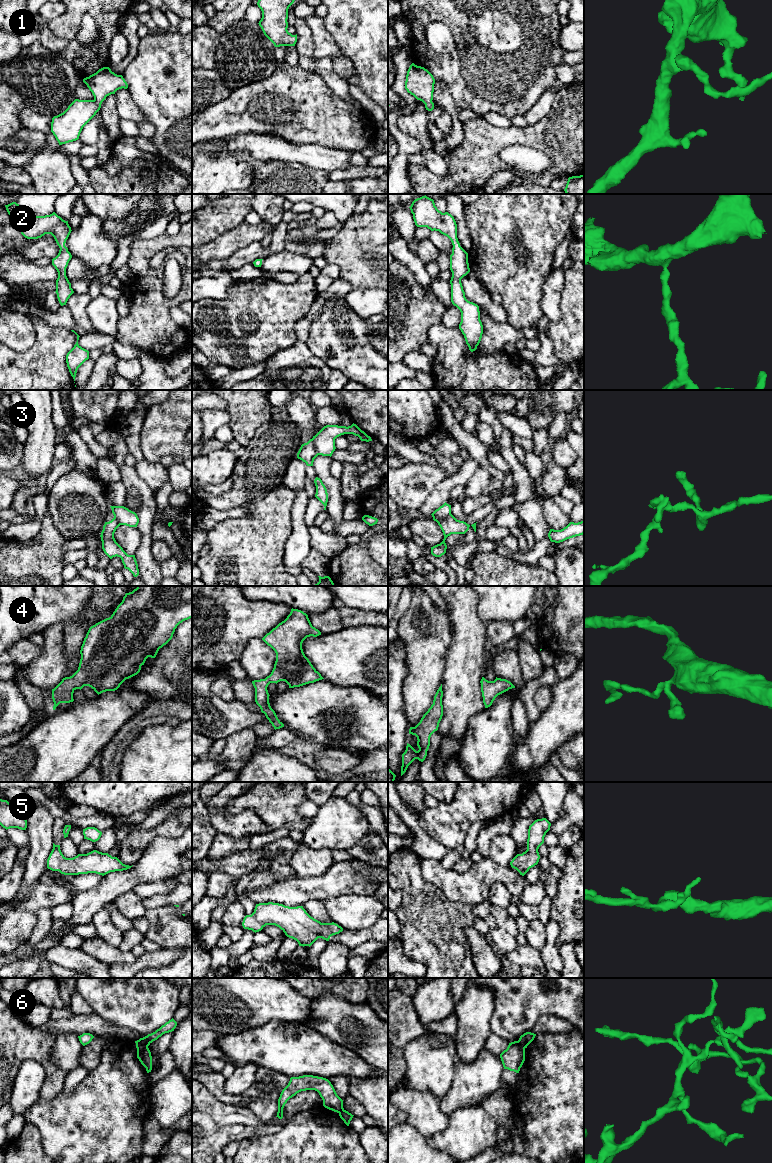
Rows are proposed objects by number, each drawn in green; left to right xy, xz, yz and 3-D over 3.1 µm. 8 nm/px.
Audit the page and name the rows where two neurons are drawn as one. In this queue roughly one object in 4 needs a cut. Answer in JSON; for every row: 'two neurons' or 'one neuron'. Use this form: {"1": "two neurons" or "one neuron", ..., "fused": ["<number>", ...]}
{"1": "one neuron", "2": "one neuron", "3": "two neurons", "4": "one neuron", "5": "one neuron", "6": "two neurons", "fused": ["3", "6"]}

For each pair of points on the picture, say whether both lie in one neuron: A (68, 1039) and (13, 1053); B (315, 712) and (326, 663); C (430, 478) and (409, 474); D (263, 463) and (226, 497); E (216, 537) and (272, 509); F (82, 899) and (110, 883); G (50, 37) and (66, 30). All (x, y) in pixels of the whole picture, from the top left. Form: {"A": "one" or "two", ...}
{"A": "two", "B": "two", "C": "one", "D": "one", "E": "one", "F": "one", "G": "two"}

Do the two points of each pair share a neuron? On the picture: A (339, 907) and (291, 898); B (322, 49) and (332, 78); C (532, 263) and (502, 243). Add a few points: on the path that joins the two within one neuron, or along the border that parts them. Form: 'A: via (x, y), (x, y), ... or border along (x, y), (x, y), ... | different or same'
A: border along (347, 895), (335, 895), (324, 901) | different
B: border along (315, 57), (331, 58) | different
C: via (525, 260), (509, 246) | same

